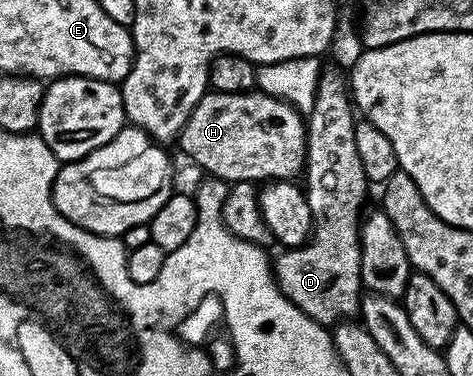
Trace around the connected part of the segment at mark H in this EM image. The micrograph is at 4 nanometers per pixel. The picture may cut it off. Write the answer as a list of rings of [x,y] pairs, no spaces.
[[[254,91],[251,93],[214,93],[206,92],[205,97],[191,111],[191,115],[187,119],[187,123],[181,128],[181,136],[179,138],[179,146],[198,165],[201,169],[206,169],[210,178],[226,183],[234,181],[256,181],[258,183],[268,183],[271,181],[287,181],[297,176],[304,170],[305,158],[307,156],[307,121],[304,116],[297,110],[294,105],[288,105],[286,101],[279,101],[275,97],[268,97],[267,94]]]

